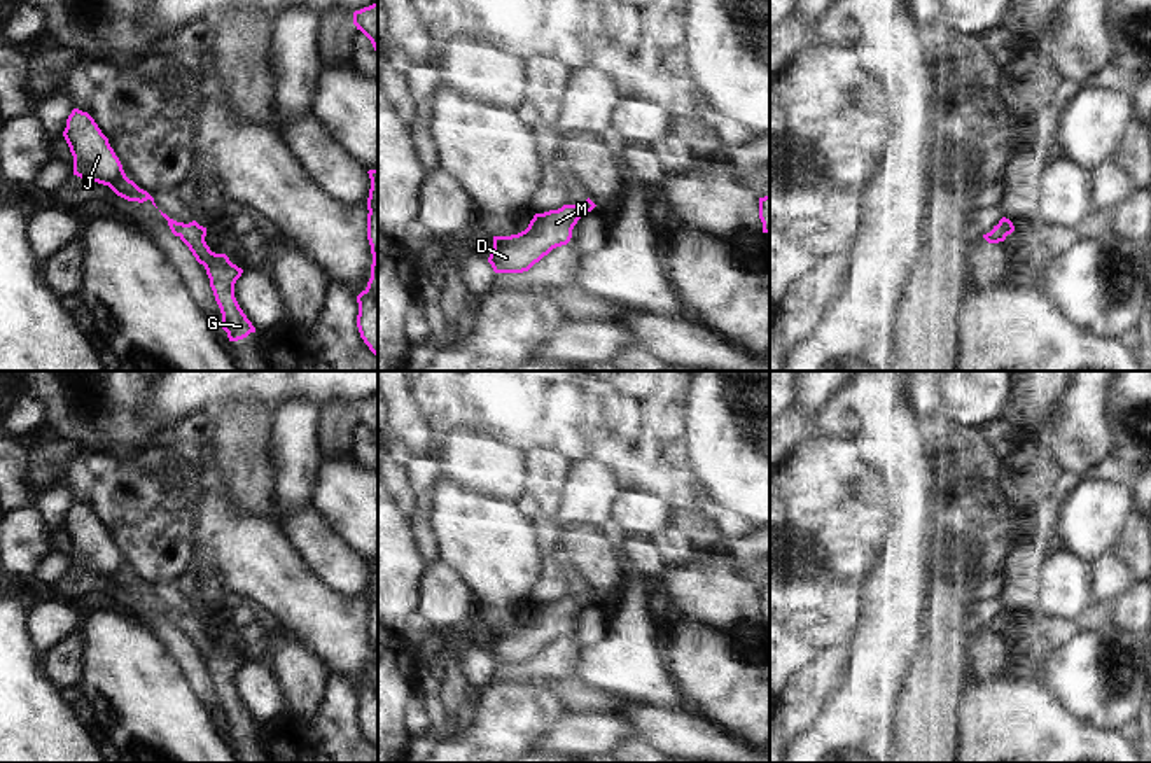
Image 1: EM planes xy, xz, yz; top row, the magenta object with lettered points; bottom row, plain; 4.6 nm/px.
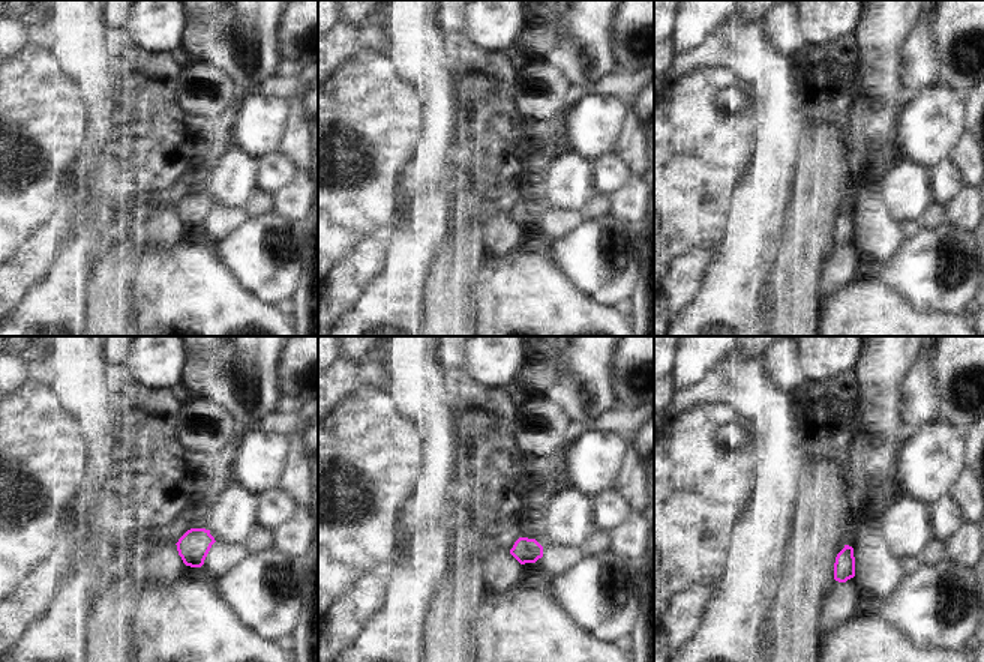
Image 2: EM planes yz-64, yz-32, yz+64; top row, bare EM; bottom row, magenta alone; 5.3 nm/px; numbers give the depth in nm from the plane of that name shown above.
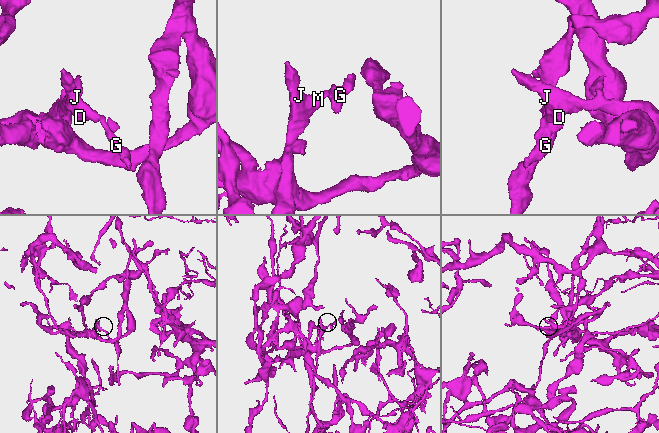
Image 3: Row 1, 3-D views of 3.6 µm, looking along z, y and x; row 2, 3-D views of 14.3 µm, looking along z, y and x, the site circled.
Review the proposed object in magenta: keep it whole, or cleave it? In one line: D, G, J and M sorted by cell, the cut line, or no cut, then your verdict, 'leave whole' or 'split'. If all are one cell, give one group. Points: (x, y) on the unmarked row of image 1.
D G J M | no cut | leave whole

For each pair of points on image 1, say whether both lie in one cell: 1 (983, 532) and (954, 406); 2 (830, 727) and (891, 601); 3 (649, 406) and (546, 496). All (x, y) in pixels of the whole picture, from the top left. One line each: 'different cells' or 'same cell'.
1: different cells
2: same cell
3: different cells

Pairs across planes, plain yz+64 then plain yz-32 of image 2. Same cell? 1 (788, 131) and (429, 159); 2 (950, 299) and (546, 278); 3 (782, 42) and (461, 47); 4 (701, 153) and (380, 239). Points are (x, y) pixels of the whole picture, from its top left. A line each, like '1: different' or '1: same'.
1: same
2: different
3: different
4: different

